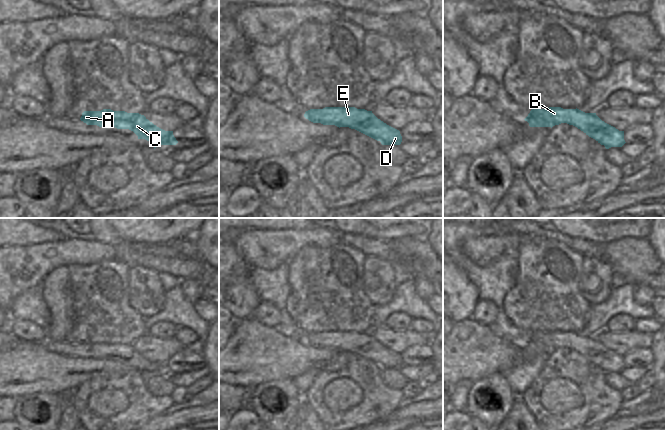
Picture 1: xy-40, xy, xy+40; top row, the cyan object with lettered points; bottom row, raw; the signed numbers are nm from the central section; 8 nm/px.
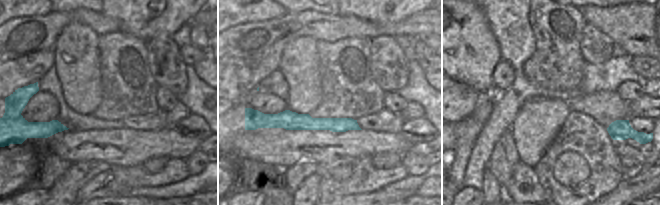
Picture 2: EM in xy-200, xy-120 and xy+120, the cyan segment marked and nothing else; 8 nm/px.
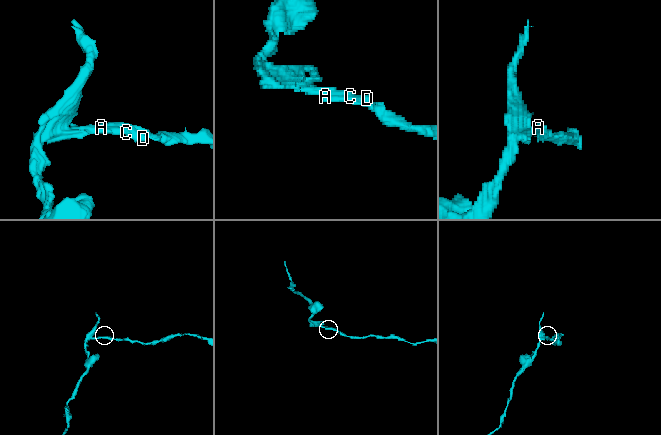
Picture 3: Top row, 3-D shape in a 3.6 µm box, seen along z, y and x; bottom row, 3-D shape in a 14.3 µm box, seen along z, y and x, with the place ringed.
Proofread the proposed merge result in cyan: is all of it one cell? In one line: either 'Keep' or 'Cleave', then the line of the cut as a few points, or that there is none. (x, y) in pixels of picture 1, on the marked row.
Cleave. Split along xy+40 (595, 115), (599, 122), (599, 127), (604, 132), (604, 144)

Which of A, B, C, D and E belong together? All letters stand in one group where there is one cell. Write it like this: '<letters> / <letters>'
A B C E / D

